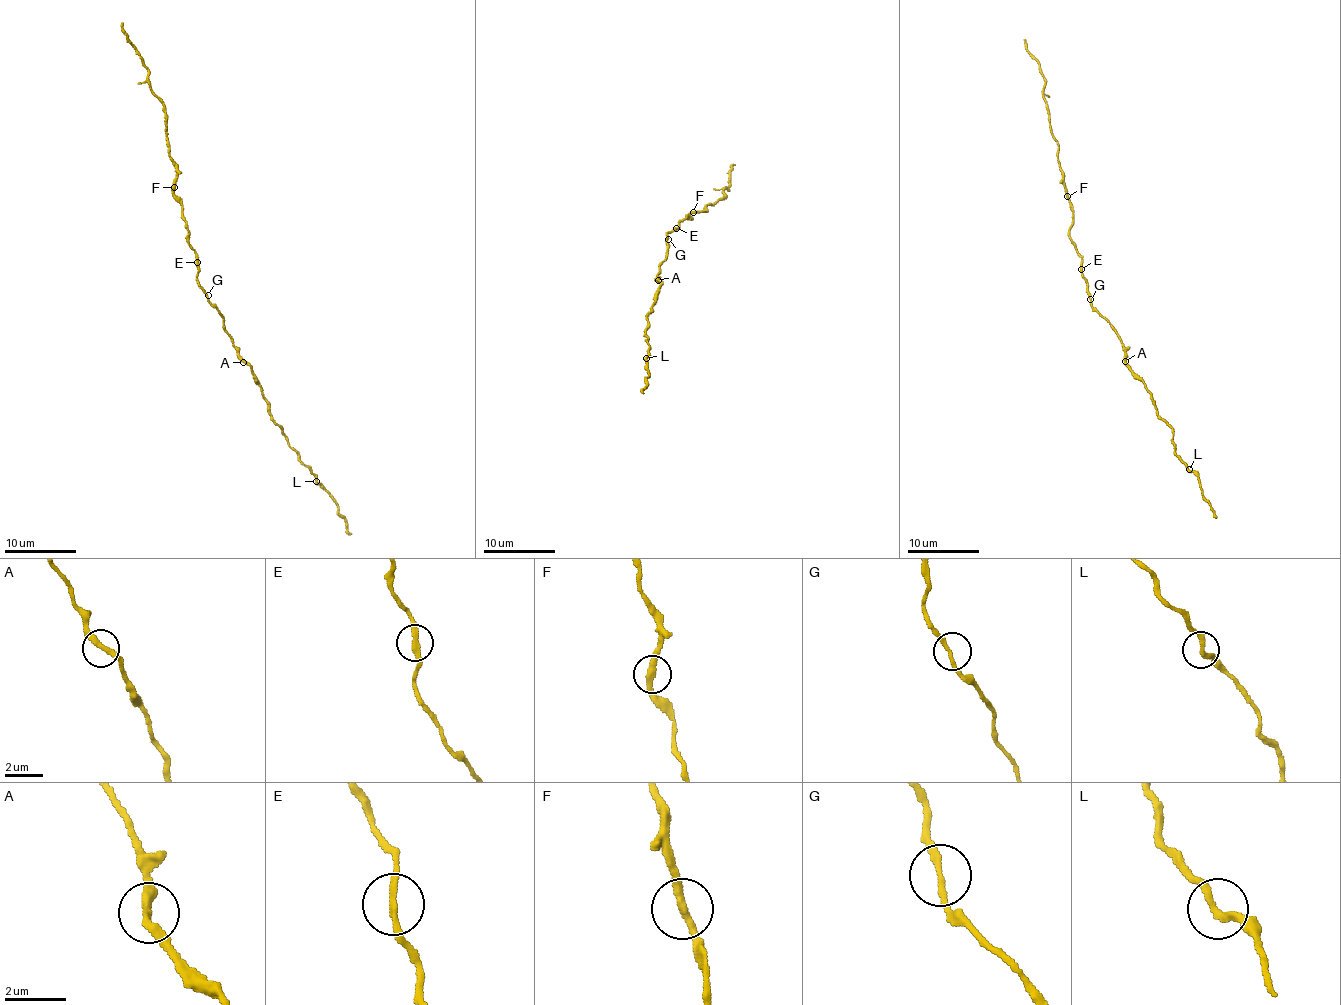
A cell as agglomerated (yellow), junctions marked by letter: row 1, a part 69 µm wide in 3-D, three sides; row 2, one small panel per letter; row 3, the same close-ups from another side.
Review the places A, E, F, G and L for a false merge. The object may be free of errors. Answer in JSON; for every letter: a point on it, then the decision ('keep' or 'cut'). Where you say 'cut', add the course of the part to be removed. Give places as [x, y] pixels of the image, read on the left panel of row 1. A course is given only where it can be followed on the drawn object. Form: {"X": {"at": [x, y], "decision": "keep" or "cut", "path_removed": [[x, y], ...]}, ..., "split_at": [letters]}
{"A": {"at": [243, 362], "decision": "keep"}, "E": {"at": [197, 262], "decision": "keep"}, "F": {"at": [174, 187], "decision": "keep"}, "G": {"at": [208, 295], "decision": "keep"}, "L": {"at": [316, 481], "decision": "keep"}, "split_at": []}

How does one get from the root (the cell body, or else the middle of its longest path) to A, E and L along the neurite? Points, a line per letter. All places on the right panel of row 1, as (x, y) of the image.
A: (1090, 300), (1121, 340), (1125, 361)
E: (1090, 300), (1081, 268)
L: (1090, 300), (1121, 340), (1124, 359), (1143, 381), (1155, 409), (1171, 429), (1174, 451), (1189, 469)

